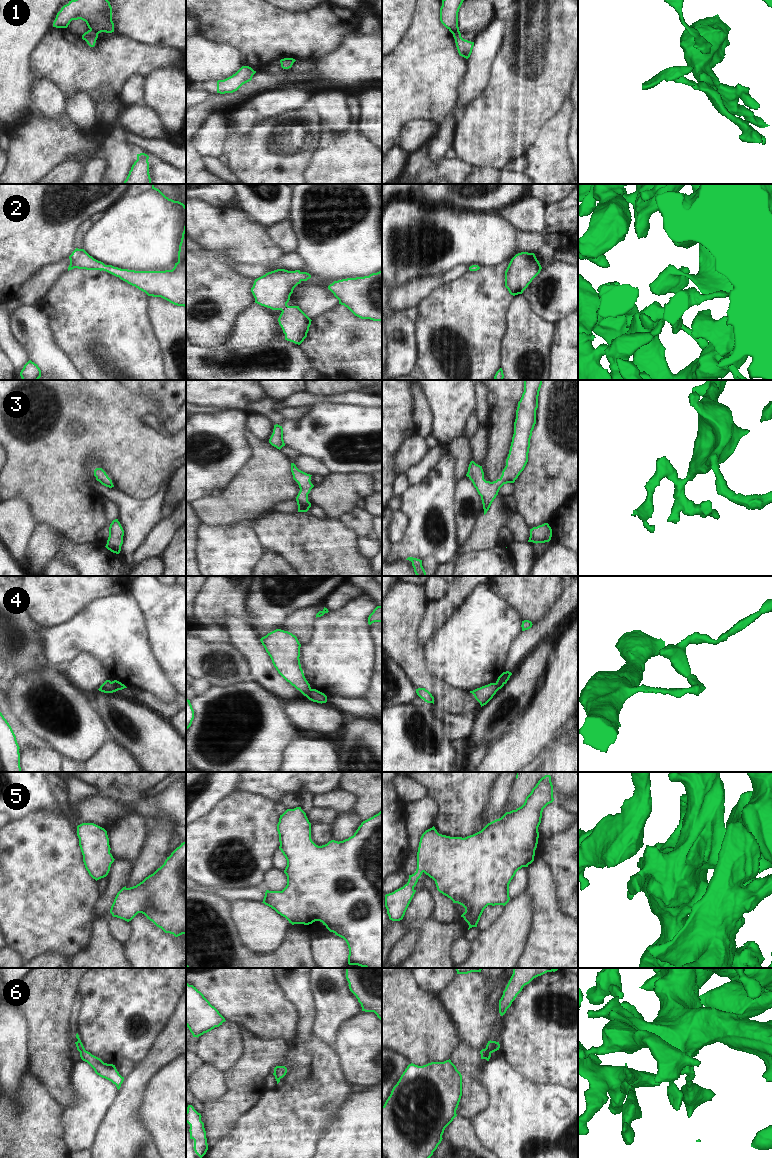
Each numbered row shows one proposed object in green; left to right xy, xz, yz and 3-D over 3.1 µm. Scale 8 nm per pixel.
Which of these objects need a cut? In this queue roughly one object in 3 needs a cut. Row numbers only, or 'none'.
1, 4

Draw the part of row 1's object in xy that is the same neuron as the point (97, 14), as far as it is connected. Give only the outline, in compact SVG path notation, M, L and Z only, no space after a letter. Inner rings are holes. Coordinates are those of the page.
M71 0L57 13L53 27L67 28L72 20L81 19L95 33L114 32L112 7L108 0Z

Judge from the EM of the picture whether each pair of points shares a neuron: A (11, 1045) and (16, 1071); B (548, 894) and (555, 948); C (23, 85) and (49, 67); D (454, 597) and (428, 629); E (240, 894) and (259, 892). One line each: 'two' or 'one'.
A: one
B: one
C: two
D: one
E: one

